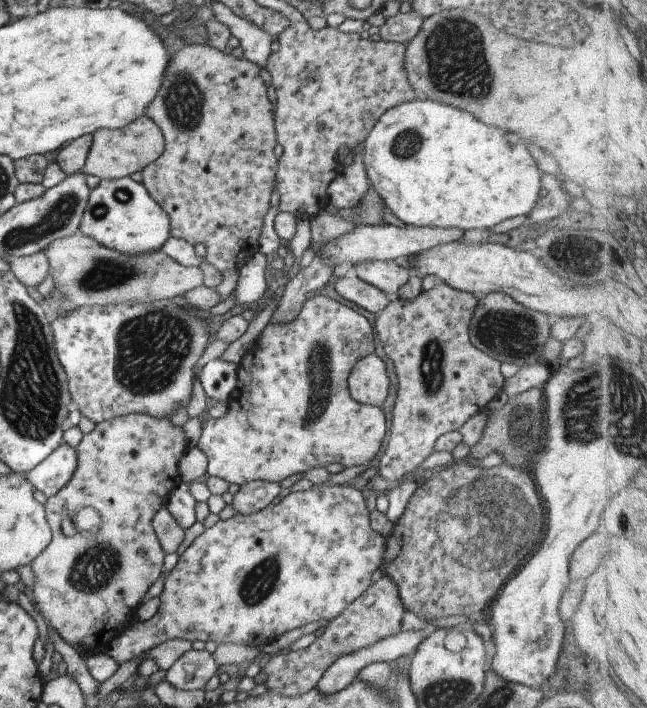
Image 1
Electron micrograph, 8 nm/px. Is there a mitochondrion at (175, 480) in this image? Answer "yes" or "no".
no

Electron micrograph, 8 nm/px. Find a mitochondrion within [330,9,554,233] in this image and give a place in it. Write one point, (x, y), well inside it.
(448, 49)

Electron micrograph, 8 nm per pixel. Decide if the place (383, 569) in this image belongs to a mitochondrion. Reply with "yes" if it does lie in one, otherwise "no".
no

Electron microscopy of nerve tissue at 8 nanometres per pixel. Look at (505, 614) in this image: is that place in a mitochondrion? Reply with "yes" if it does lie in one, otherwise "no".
no

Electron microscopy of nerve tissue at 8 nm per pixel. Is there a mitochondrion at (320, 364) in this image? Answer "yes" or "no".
yes

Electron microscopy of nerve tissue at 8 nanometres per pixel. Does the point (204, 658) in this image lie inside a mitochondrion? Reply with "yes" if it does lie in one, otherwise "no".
no

